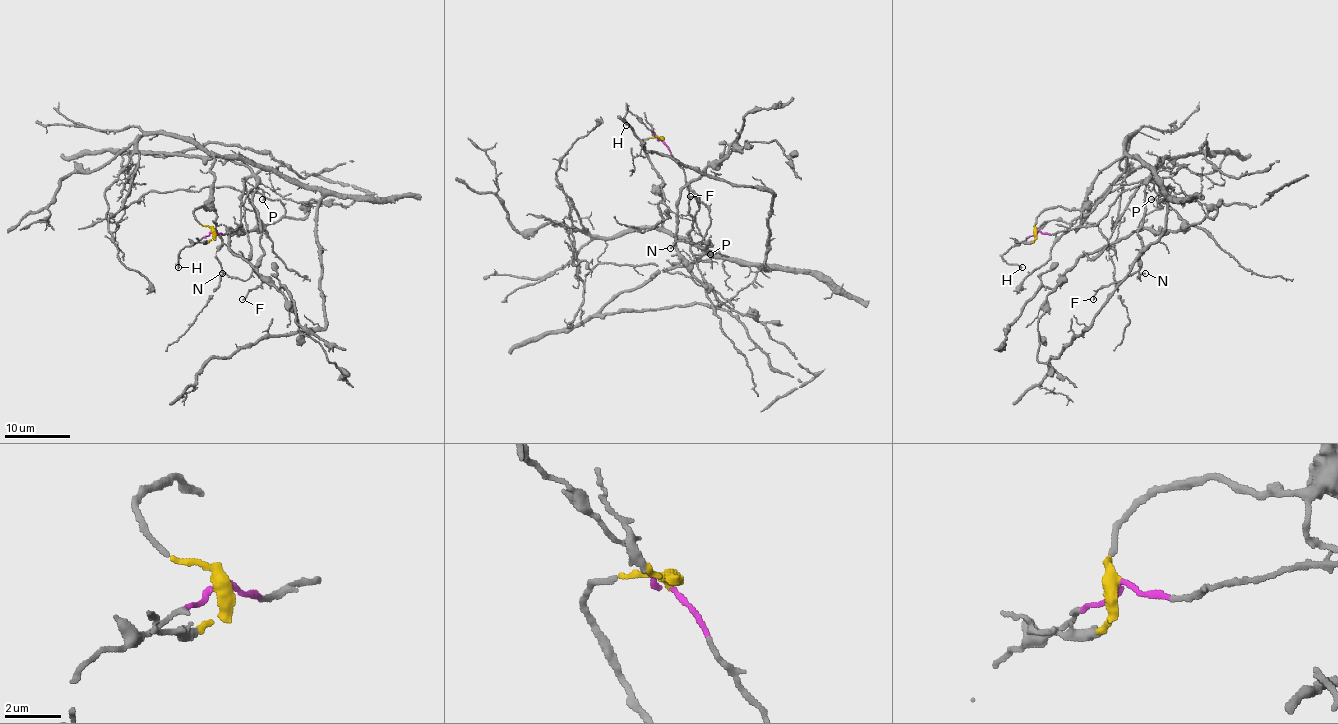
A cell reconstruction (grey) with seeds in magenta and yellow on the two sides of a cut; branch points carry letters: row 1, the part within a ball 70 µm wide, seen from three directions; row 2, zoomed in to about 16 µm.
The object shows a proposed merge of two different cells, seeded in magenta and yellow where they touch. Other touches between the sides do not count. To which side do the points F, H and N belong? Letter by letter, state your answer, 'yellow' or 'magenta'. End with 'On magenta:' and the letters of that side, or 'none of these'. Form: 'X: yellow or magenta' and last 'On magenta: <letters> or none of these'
F: magenta
H: magenta
N: magenta
On magenta: F, H, N

